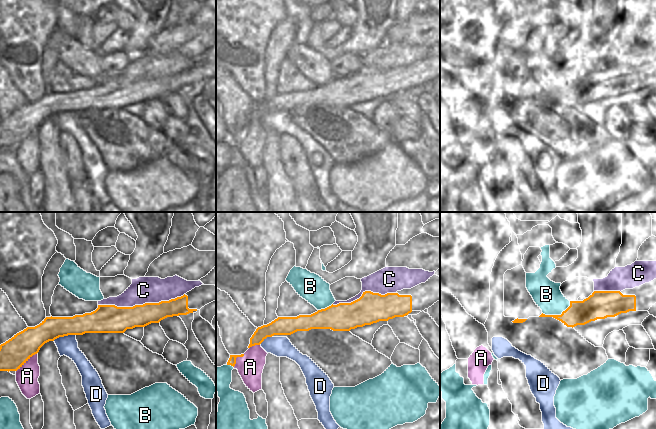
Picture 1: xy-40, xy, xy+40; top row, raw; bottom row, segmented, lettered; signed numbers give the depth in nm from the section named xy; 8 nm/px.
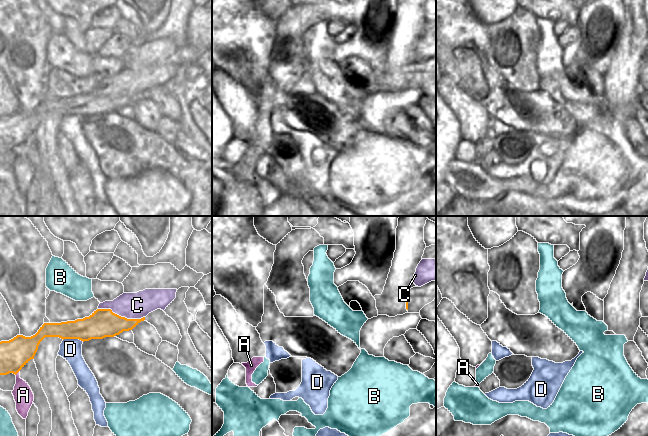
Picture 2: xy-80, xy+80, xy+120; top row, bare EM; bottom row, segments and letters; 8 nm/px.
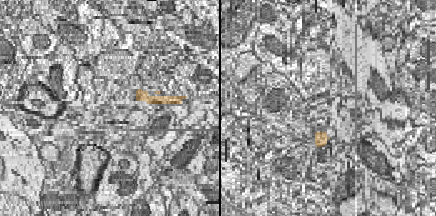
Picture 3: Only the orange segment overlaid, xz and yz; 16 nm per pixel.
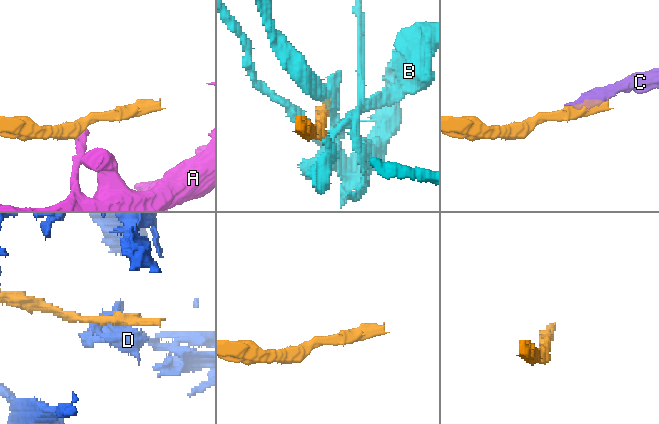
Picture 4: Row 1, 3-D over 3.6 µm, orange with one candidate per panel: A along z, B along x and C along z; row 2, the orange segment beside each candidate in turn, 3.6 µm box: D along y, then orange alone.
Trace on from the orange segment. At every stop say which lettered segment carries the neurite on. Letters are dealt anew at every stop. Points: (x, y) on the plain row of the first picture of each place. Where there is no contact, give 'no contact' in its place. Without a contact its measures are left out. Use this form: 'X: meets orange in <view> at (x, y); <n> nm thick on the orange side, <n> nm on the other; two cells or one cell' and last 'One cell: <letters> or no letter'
A: meets orange in xy-40 at (26, 136); 220 nm thick on the orange side, 180 nm on the other; two cells
B: meets orange in xy+40 at (557, 91); 190 nm thick on the orange side, 220 nm on the other; two cells
C: meets orange in xy-40 at (141, 81); 220 nm thick on the orange side, 220 nm on the other; two cells
D: meets orange in xy-40 at (64, 111); 190 nm thick on the orange side, 160 nm on the other; two cells
One cell: no letter

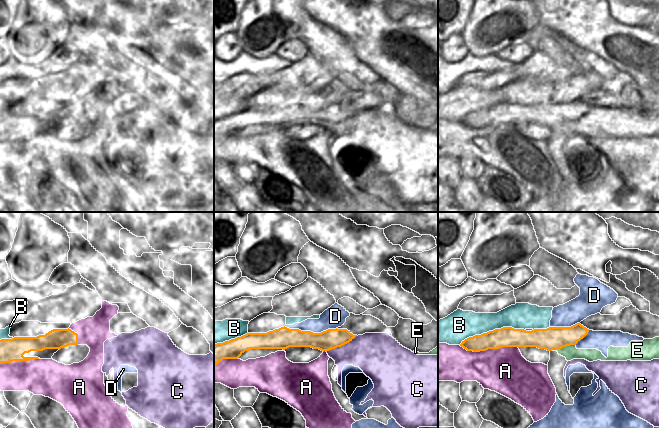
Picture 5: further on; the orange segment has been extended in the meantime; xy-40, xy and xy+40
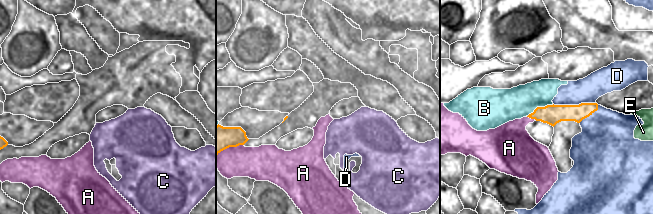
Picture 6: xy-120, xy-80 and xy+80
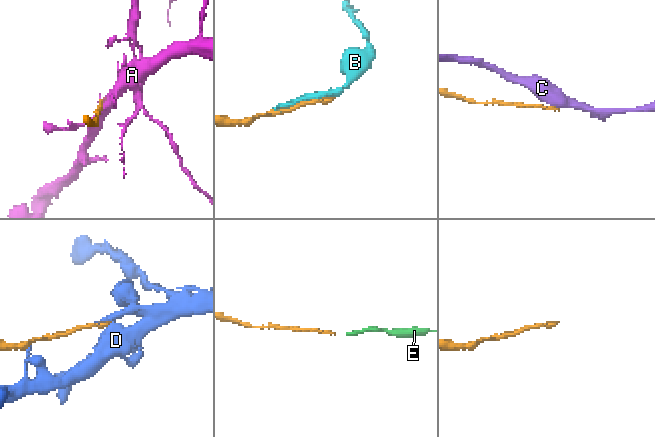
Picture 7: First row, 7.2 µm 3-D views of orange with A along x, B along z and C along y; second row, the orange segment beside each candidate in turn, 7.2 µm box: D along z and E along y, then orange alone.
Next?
A: meets orange in xy+40 at (489, 124); 160 nm thick on the orange side, 360 nm on the other; two cells
B: meets orange in xy+40 at (491, 107); 160 nm thick on the orange side, 220 nm on the other; two cells
C: meets orange in xy at (341, 121); 160 nm thick on the orange side, 320 nm on the other; two cells
D: meets orange in xy at (310, 107); 170 nm thick on the orange side, 170 nm on the other; two cells
E: meets orange in xy+40 at (564, 122); 180 nm thick on the orange side, 110 nm on the other; one cell
One cell: E

